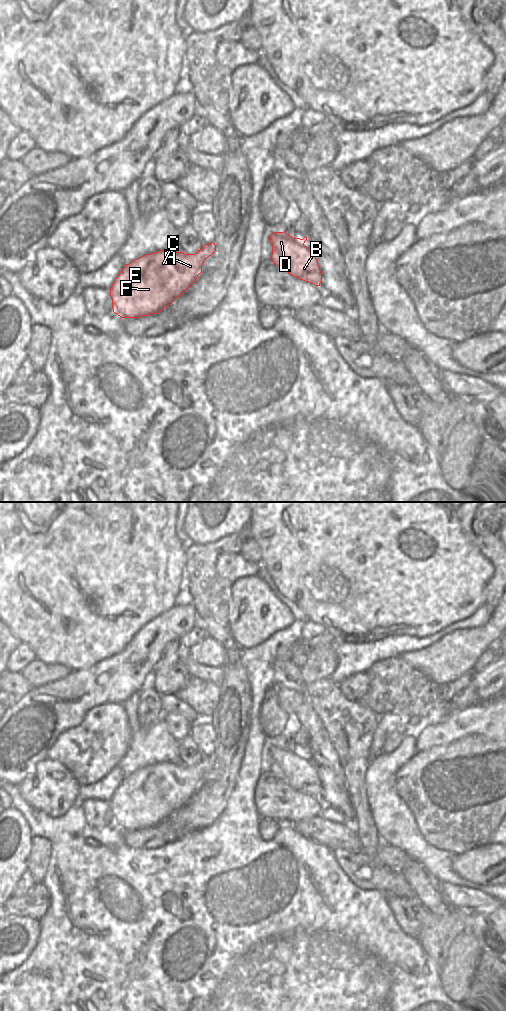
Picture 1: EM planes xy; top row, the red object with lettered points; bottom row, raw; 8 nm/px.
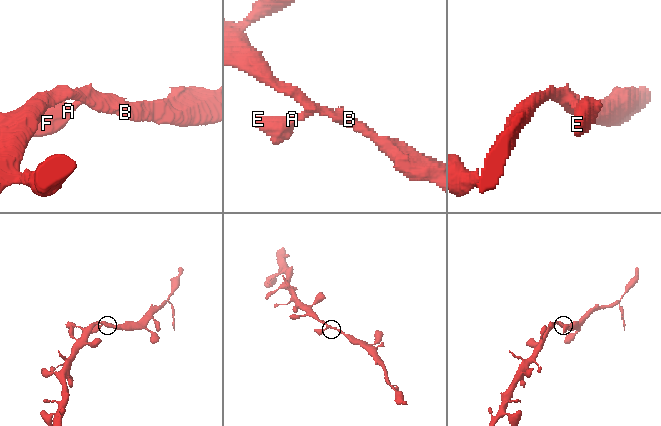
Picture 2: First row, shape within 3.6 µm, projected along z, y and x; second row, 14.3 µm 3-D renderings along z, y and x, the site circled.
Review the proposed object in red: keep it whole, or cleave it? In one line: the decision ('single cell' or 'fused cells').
single cell

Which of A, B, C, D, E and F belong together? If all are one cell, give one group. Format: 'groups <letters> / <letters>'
groups A B C D E F

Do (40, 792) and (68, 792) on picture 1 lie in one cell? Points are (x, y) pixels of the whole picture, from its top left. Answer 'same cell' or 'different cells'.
same cell

